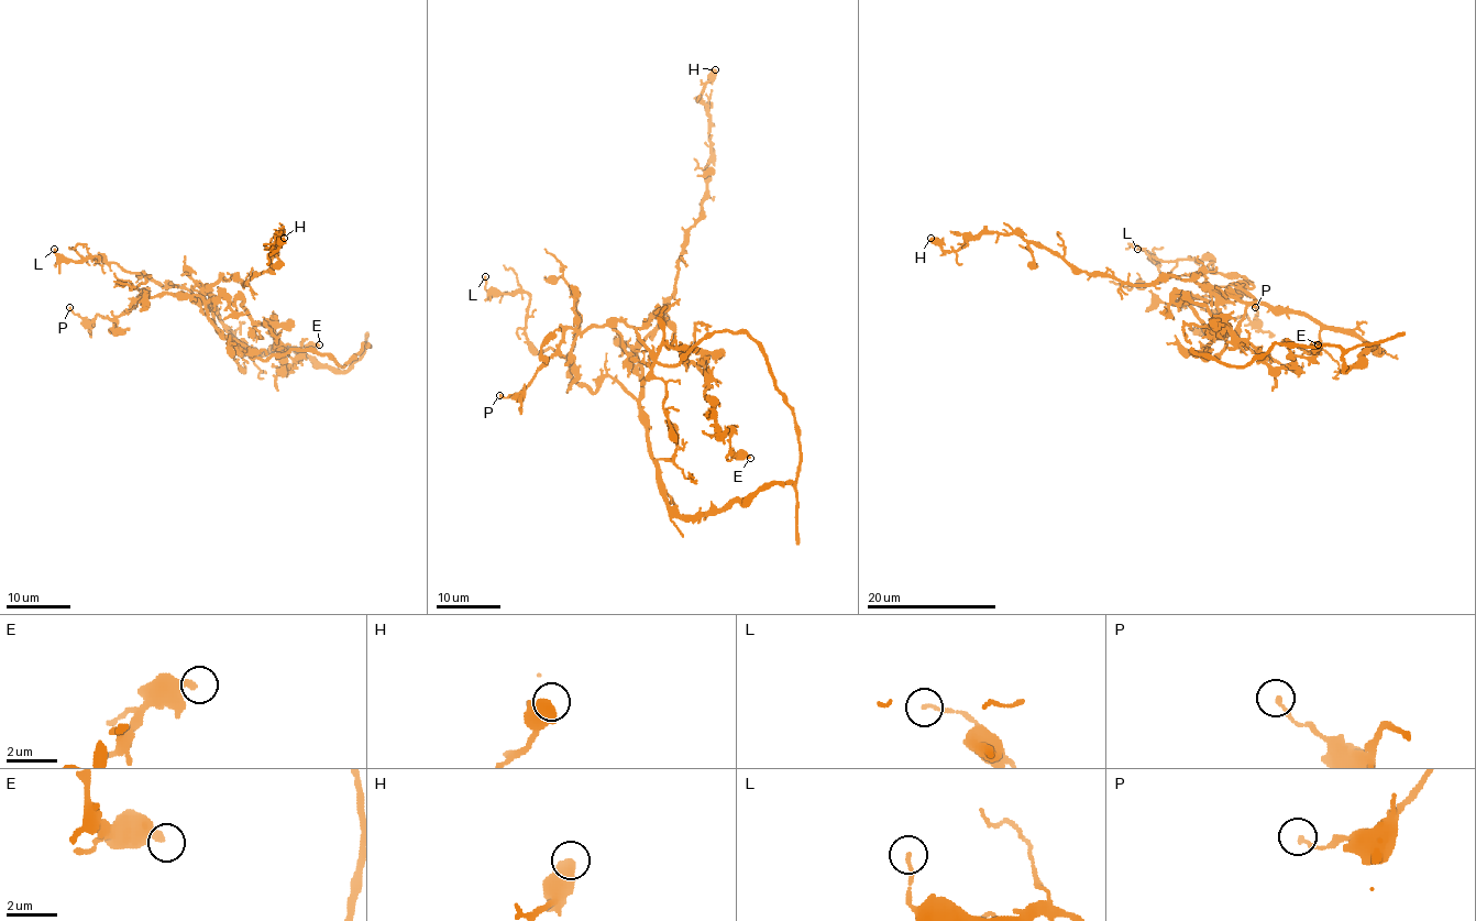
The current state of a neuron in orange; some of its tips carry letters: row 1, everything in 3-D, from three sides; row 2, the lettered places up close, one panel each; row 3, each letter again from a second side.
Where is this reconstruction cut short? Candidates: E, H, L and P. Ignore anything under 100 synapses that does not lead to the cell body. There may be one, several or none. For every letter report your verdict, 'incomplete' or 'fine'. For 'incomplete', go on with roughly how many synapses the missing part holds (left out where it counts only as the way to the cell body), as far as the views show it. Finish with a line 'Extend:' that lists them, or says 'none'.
E: fine
H: fine
L: fine
P: fine
Extend: none

